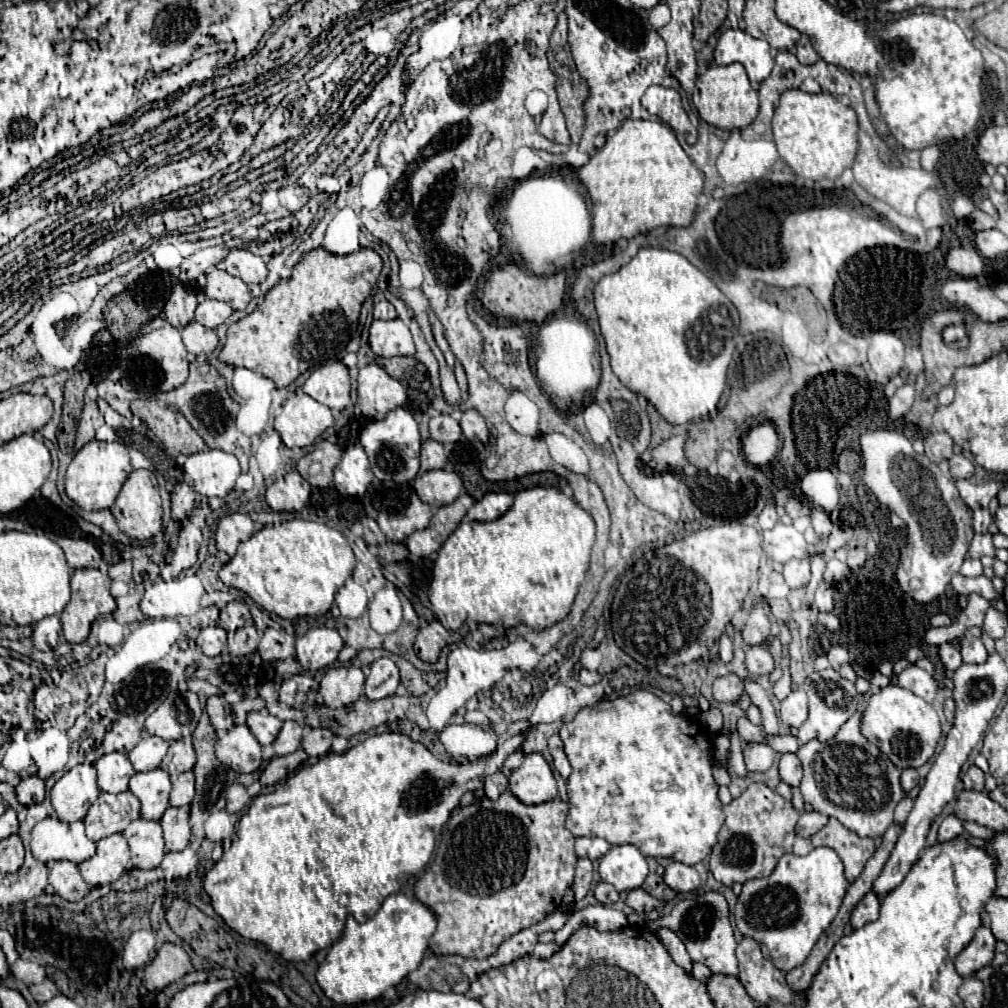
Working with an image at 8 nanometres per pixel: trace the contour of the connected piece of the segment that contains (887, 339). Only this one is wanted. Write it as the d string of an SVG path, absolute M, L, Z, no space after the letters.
M876 331L870 337L868 361L872 371L876 373L876 383L886 385L900 373L904 365L904 343L892 333Z

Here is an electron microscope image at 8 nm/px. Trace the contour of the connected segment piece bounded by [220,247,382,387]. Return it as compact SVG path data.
M324 247L312 249L294 267L290 279L280 279L268 291L260 307L256 307L250 315L228 327L226 345L220 353L220 361L234 367L248 367L272 379L276 387L288 387L304 371L338 359L338 353L348 345L348 341L354 337L358 329L360 307L364 299L370 295L380 271L382 259L374 249L362 247L360 251L350 255L330 255Z

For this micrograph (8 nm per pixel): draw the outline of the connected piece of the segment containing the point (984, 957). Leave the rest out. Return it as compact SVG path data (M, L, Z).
M982 925L976 931L970 945L956 957L956 961L954 961L956 971L962 977L974 975L978 969L986 967L994 959L994 949L996 949L996 937L992 935L992 931L988 927Z

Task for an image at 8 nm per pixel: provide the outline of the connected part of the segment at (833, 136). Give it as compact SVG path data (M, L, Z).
M788 89L780 97L780 105L772 119L774 141L780 157L790 169L804 179L838 179L846 167L852 167L858 151L858 117L856 111L844 105L838 97L822 93L804 93Z

